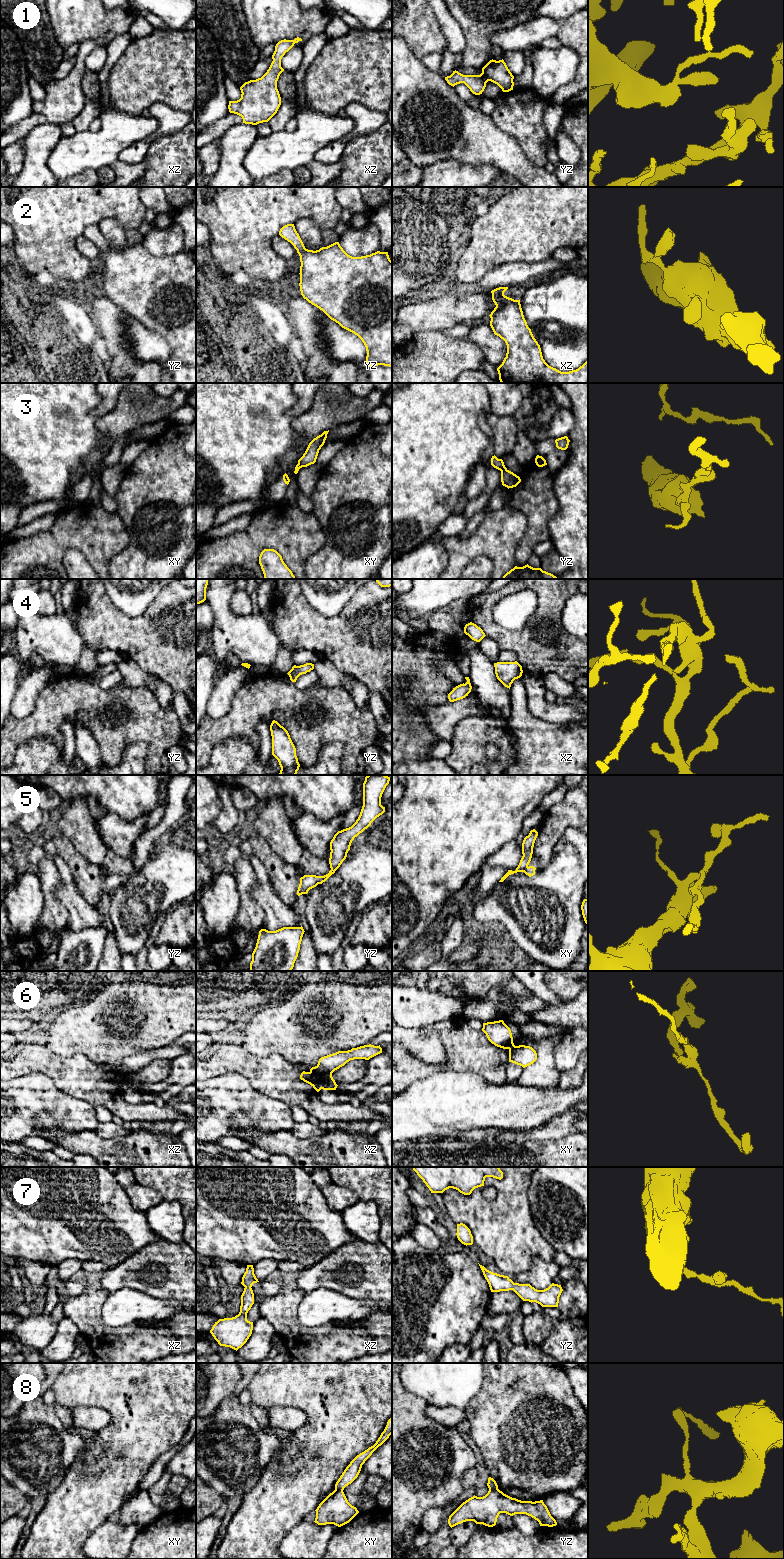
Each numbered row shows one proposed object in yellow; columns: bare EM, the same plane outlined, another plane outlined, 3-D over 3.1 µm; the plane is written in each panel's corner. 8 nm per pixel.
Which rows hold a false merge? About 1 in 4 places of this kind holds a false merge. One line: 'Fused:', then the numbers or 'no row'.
Fused: 5, 6, 8

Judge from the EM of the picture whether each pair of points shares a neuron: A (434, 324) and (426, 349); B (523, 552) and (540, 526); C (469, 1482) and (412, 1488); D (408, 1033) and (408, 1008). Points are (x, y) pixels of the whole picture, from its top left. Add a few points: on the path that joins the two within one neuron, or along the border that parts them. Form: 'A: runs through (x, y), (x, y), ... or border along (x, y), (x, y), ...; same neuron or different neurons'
A: border along (441, 330), (418, 330), (413, 333); different neurons
B: runs through (526, 546), (536, 532); same neuron
C: border along (474, 1467), (471, 1467), (464, 1473), (462, 1489); different neurons
D: border along (402, 1026), (418, 1030); different neurons

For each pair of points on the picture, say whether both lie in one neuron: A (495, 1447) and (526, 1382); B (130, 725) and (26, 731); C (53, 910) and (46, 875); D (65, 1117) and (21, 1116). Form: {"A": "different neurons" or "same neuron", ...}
{"A": "same neuron", "B": "same neuron", "C": "same neuron", "D": "same neuron"}

